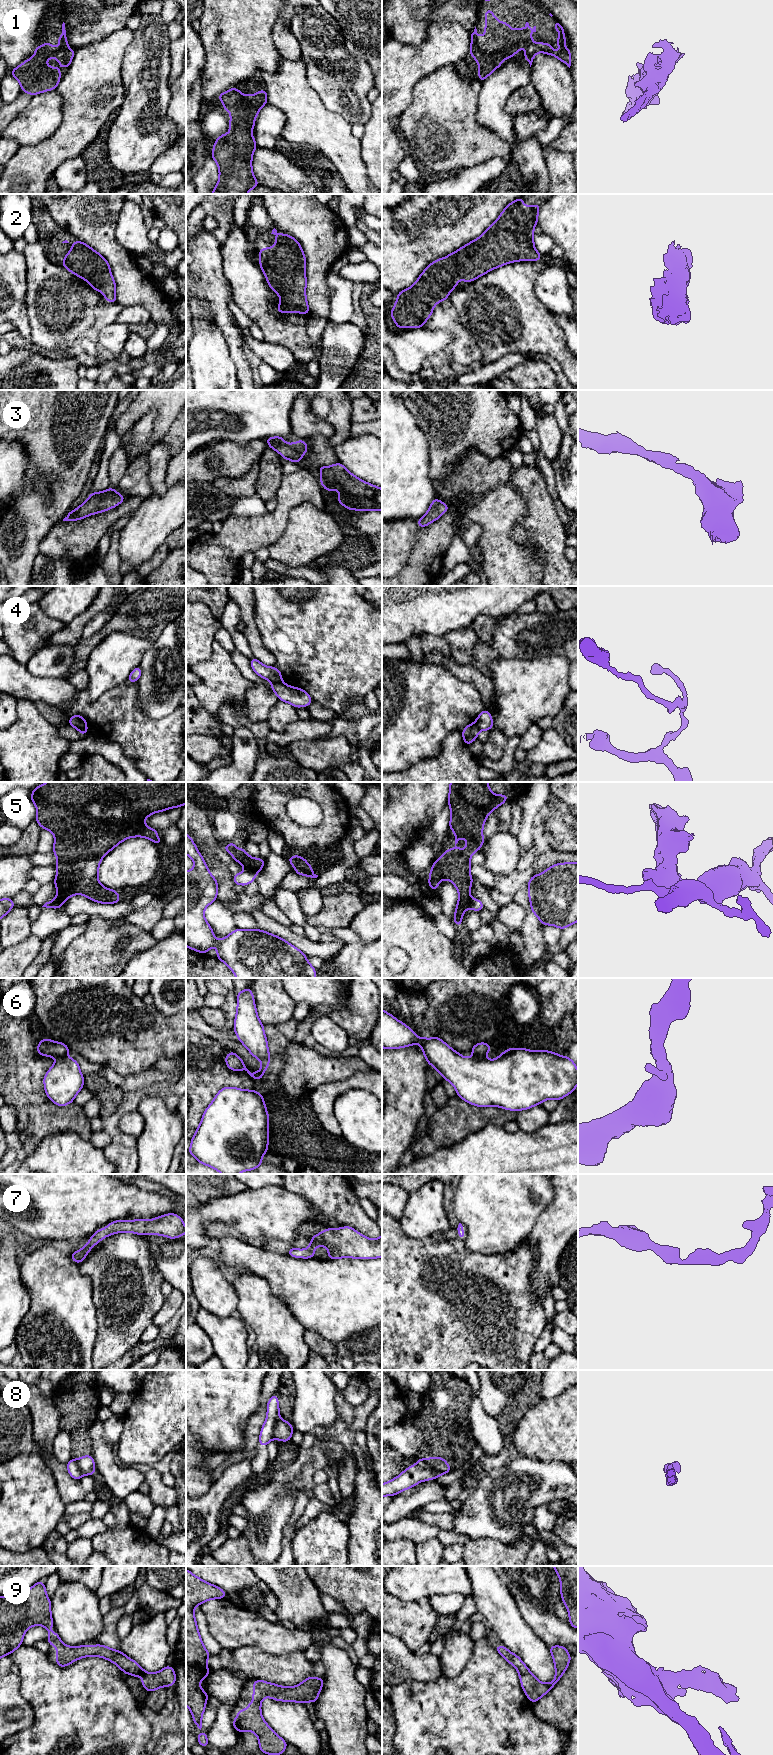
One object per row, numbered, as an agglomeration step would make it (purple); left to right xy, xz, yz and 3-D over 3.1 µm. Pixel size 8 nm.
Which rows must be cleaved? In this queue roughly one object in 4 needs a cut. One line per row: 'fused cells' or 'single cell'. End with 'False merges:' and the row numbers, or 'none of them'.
1: single cell
2: single cell
3: single cell
4: fused cells
5: fused cells
6: fused cells
7: single cell
8: fused cells
9: single cell
False merges: 4, 5, 6, 8

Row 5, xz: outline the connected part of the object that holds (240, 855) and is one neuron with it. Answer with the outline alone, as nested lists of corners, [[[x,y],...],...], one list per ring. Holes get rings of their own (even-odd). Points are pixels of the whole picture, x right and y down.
[[[231,841],[229,845],[223,846],[223,850],[227,853],[232,851],[231,857],[233,860],[239,862],[247,870],[260,873],[265,864],[265,860],[262,858],[252,858],[242,847],[236,849],[235,846],[235,842]]]

